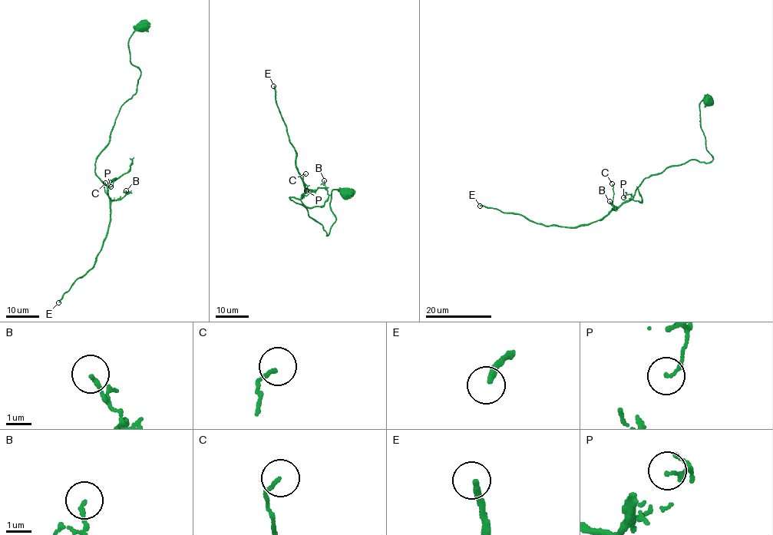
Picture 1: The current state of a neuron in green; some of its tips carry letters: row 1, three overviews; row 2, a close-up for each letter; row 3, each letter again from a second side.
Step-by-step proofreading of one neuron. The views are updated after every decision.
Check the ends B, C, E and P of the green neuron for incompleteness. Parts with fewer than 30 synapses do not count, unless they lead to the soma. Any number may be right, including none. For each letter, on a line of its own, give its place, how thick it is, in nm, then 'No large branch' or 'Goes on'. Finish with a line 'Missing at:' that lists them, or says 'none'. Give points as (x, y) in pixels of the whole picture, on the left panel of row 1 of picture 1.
B: Place: (126, 190). Thickness 140 nm. No large branch
C: Place: (105, 183). Thickness 130 nm. No large branch
E: Place: (58, 302). Thickness 200 nm. Goes on
P: Place: (110, 186). Thickness 130 nm. No large branch
Missing at: E

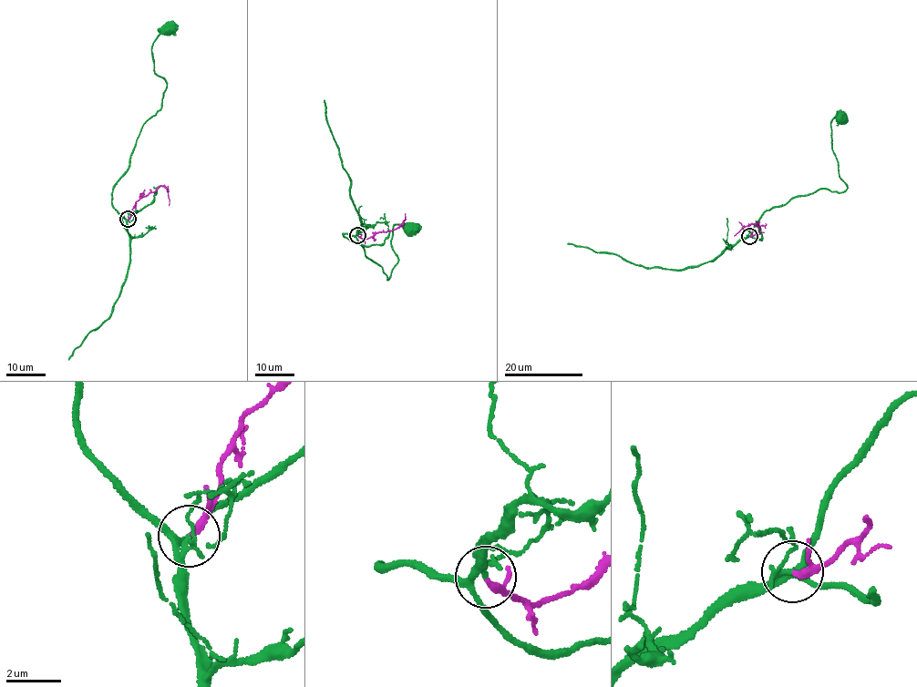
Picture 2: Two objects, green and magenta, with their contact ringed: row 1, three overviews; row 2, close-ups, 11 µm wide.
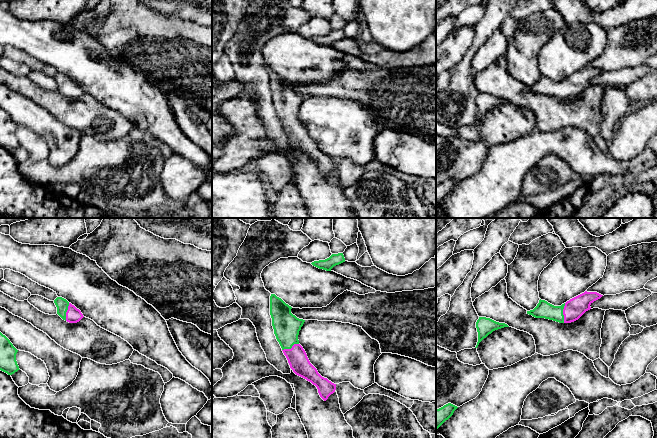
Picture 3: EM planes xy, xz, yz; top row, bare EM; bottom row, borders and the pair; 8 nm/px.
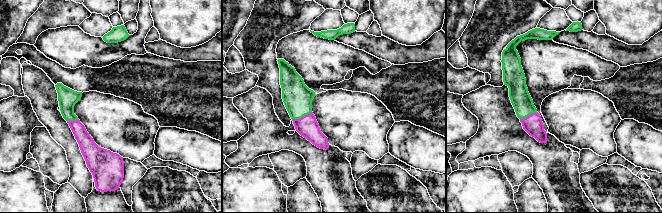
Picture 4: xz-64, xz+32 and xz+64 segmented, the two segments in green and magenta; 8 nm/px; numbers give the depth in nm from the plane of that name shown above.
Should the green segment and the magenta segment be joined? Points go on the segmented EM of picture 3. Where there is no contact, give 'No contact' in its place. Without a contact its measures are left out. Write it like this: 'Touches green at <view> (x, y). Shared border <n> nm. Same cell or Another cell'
Touches green at yz (562, 313). Shared border 160 nm. Same cell

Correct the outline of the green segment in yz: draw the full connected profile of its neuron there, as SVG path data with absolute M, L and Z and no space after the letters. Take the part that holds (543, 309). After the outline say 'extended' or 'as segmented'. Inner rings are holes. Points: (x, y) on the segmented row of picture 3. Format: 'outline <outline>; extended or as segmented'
outline M585 291L561 306L554 306L540 299L537 306L533 310L527 311L527 314L535 318L545 318L559 323L571 323L590 310L590 305L602 296L597 292Z; extended

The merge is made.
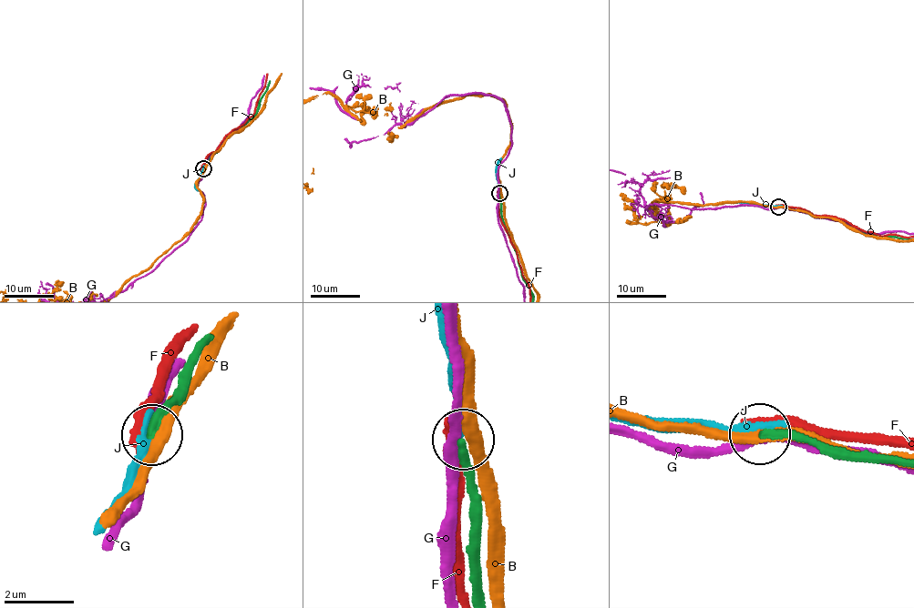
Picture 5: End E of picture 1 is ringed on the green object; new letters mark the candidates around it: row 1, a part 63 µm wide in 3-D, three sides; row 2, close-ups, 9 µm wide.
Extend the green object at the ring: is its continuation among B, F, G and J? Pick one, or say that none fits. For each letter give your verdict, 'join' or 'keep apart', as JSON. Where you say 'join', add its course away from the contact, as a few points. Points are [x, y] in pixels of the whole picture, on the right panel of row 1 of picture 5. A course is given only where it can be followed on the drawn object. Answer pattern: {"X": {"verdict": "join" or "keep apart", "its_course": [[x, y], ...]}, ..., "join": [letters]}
{"B": {"verdict": "keep apart"}, "F": {"verdict": "keep apart"}, "G": {"verdict": "keep apart"}, "J": {"verdict": "keep apart"}, "join": []}

